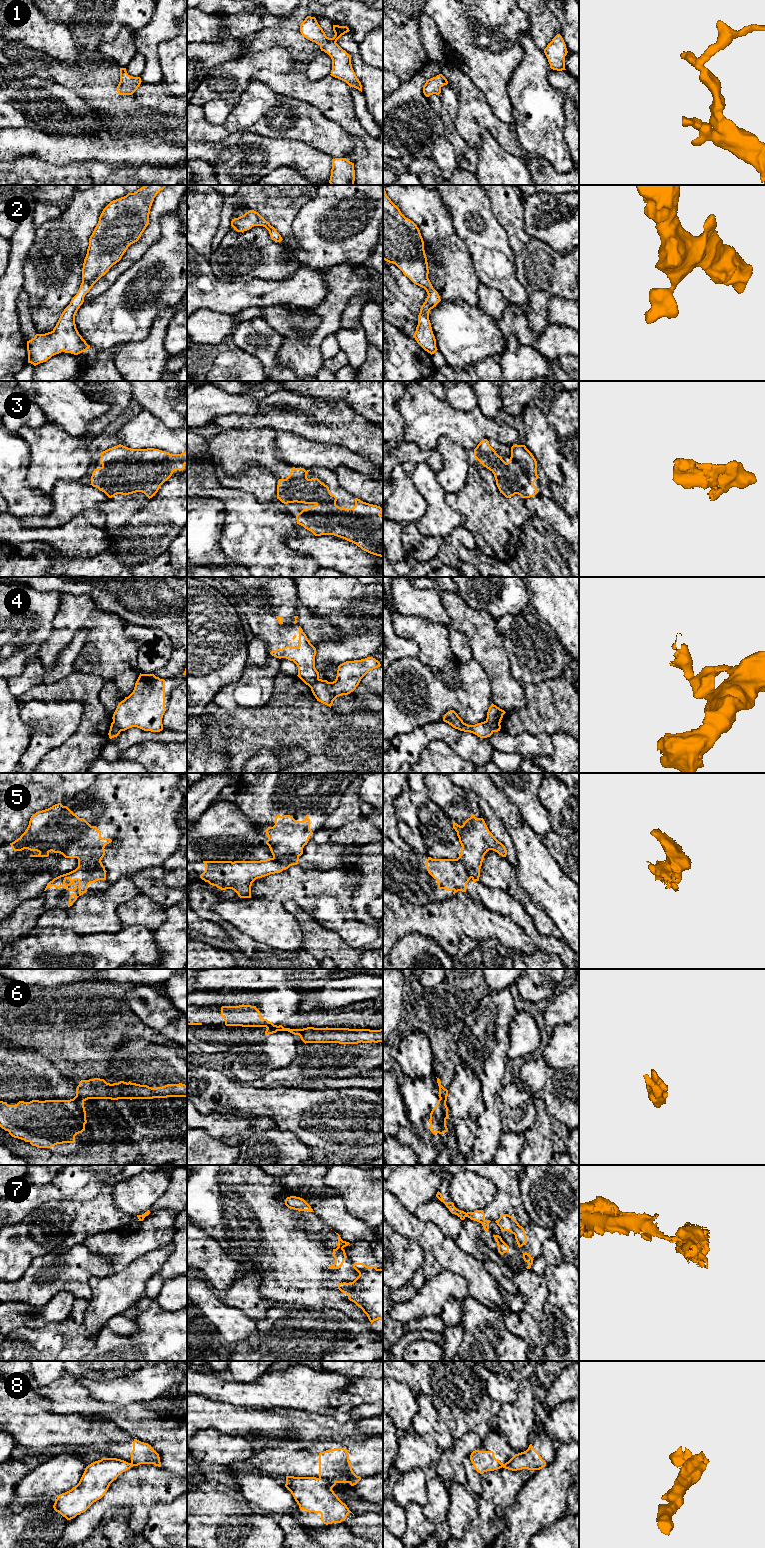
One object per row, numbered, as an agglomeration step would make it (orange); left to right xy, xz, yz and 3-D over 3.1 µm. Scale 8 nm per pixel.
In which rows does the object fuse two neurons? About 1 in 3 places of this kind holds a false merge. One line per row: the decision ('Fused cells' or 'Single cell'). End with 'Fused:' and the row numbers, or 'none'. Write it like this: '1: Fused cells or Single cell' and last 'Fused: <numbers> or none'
1: Single cell
2: Single cell
3: Single cell
4: Fused cells
5: Fused cells
6: Fused cells
7: Fused cells
8: Fused cells
Fused: 4, 5, 6, 7, 8

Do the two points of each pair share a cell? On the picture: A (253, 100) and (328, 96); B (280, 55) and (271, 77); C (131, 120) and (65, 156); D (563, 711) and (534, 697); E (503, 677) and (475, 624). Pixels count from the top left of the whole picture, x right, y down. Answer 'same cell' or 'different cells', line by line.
A: different cells
B: different cells
C: different cells
D: same cell
E: same cell

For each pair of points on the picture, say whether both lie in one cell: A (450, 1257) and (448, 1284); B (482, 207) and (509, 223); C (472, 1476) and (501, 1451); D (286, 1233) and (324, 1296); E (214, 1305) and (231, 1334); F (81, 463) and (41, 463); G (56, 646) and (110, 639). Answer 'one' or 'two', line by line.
A: two
B: two
C: one
D: one
E: one
F: one
G: one

